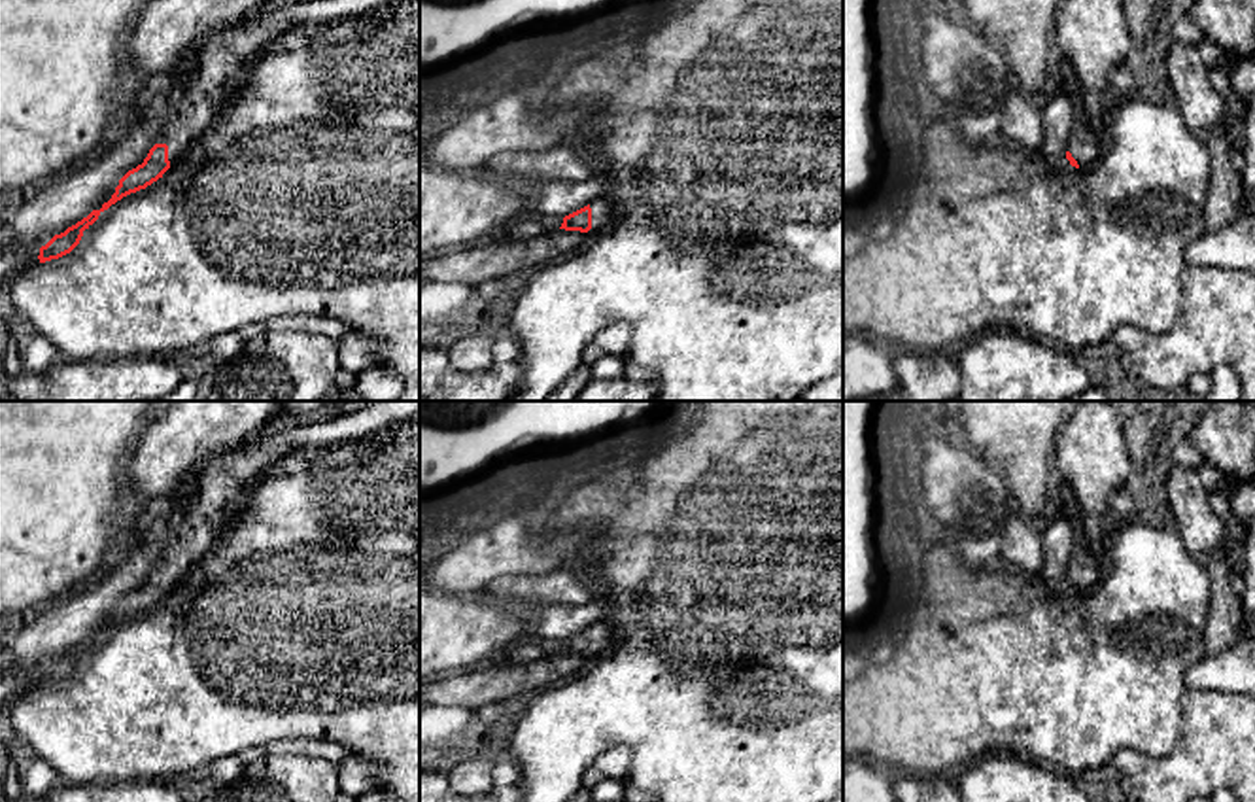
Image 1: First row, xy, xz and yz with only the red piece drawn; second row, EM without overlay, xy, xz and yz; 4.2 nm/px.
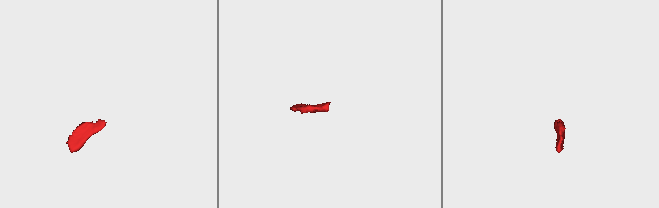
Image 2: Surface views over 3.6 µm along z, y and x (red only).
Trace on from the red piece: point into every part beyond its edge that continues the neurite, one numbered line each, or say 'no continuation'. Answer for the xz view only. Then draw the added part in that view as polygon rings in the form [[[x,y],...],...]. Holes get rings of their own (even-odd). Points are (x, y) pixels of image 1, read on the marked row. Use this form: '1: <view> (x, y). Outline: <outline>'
1: xz (601, 212). Outline: [[[607,199],[593,200],[590,208],[592,208],[592,229],[584,233],[586,236],[603,233],[612,221],[612,206]]]

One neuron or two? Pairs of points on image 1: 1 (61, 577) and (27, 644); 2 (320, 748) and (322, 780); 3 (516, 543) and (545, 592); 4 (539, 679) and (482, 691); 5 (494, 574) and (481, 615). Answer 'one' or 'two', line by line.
1: two
2: two
3: two
4: one
5: two

